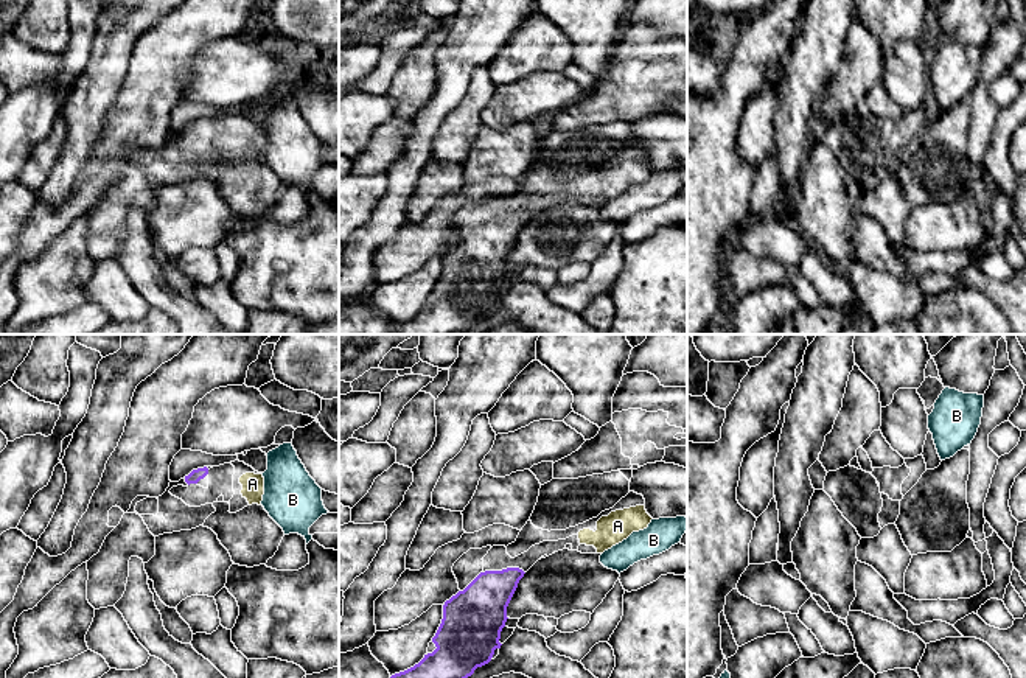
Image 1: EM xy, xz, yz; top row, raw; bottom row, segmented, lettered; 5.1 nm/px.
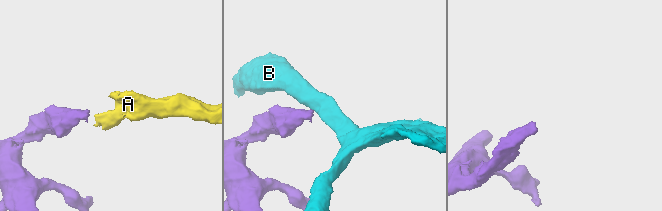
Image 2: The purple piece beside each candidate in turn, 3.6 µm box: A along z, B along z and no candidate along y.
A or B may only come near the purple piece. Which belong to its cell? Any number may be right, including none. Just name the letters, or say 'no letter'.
A

